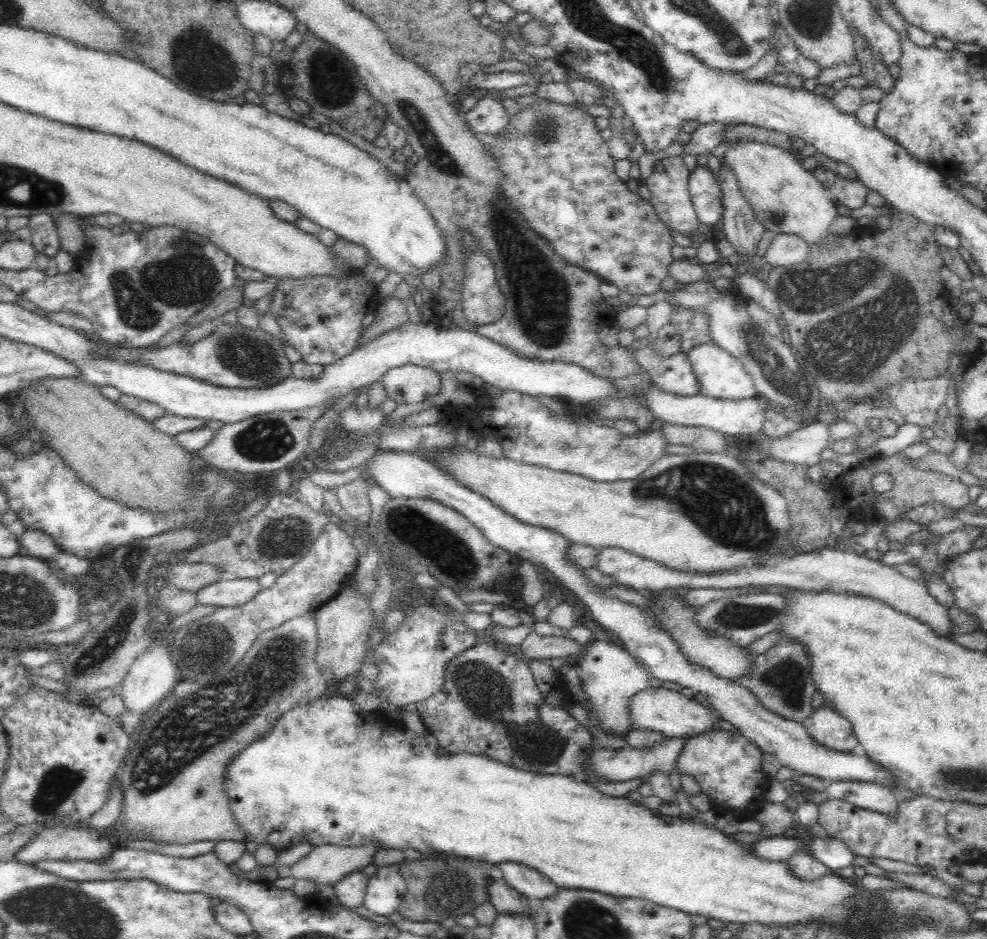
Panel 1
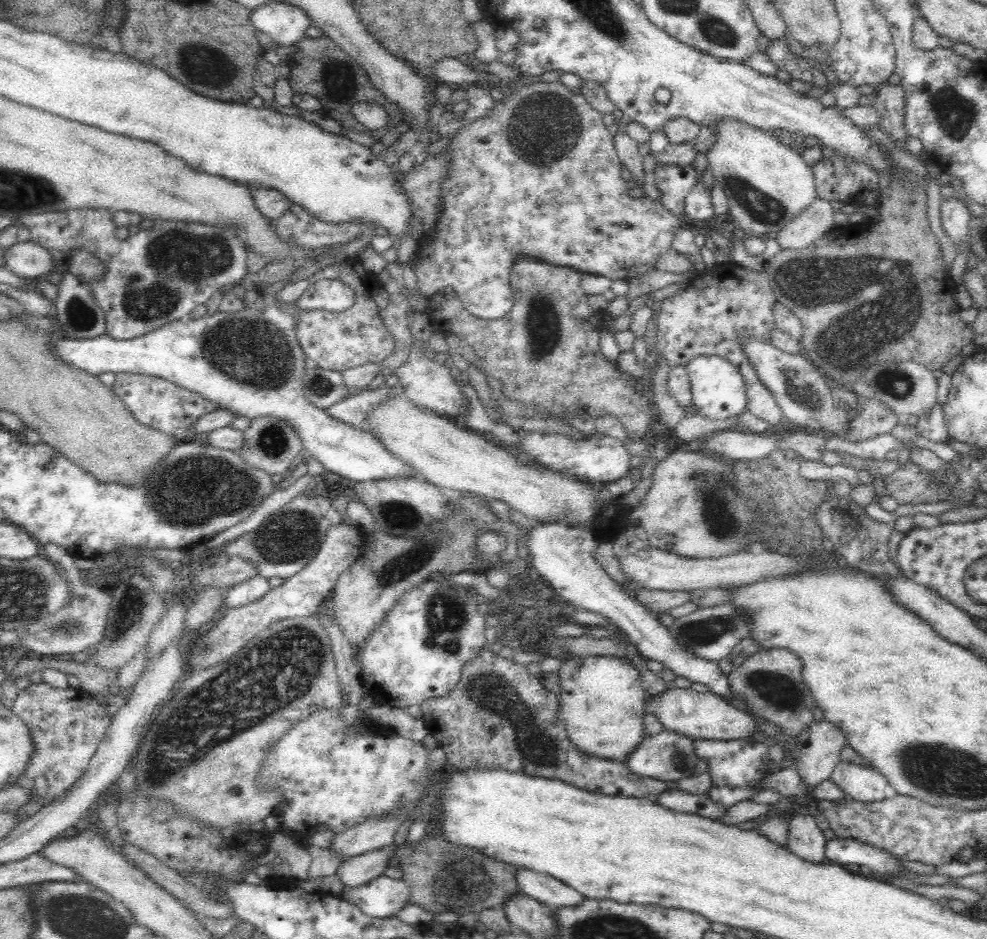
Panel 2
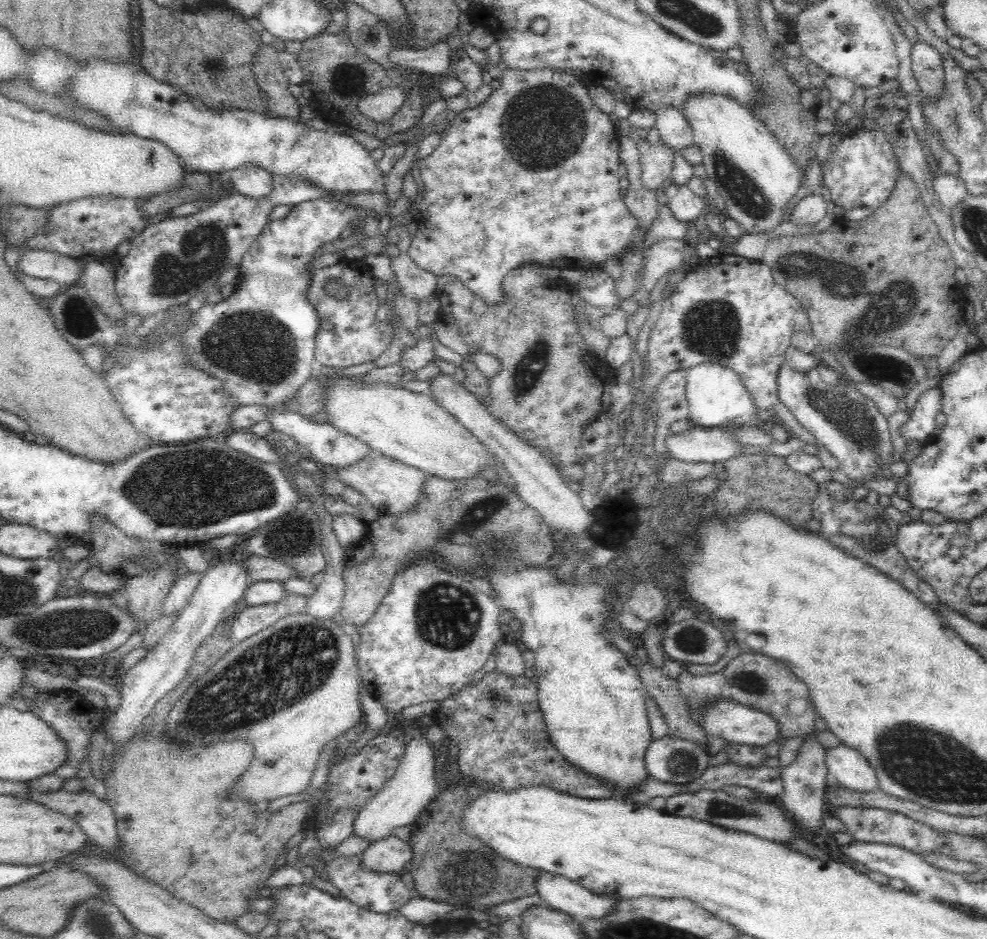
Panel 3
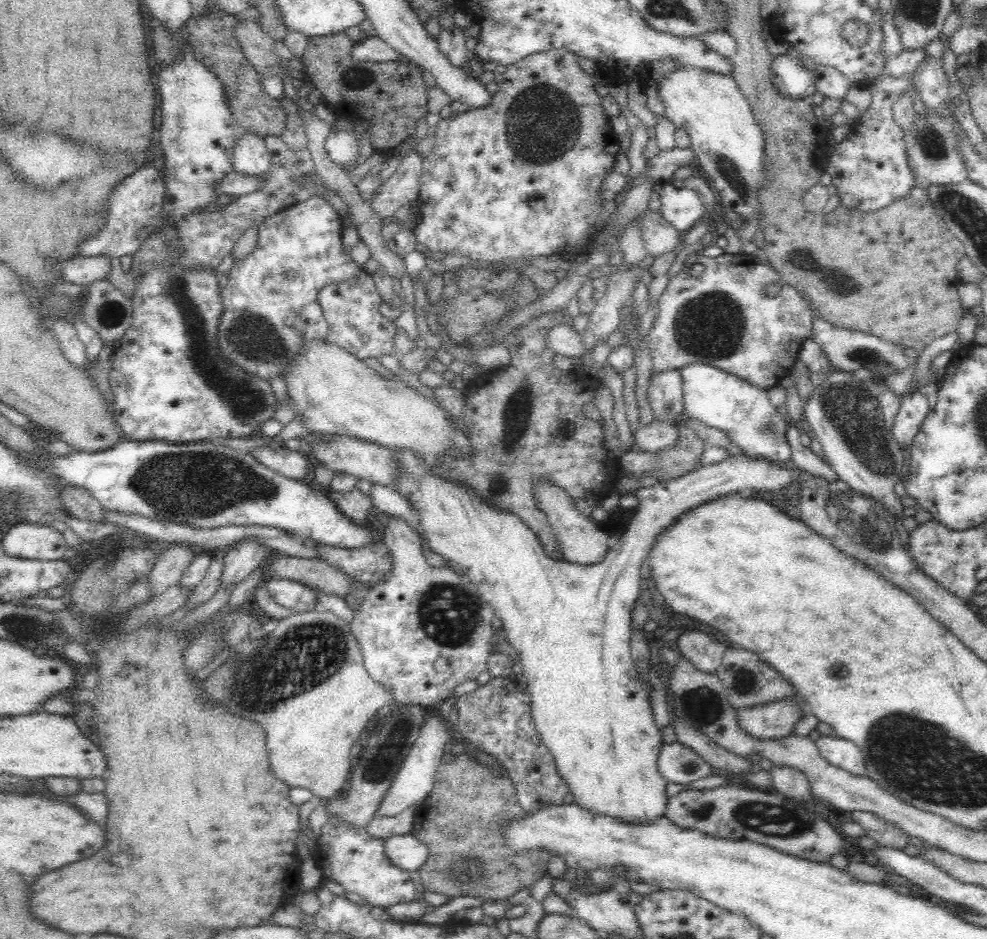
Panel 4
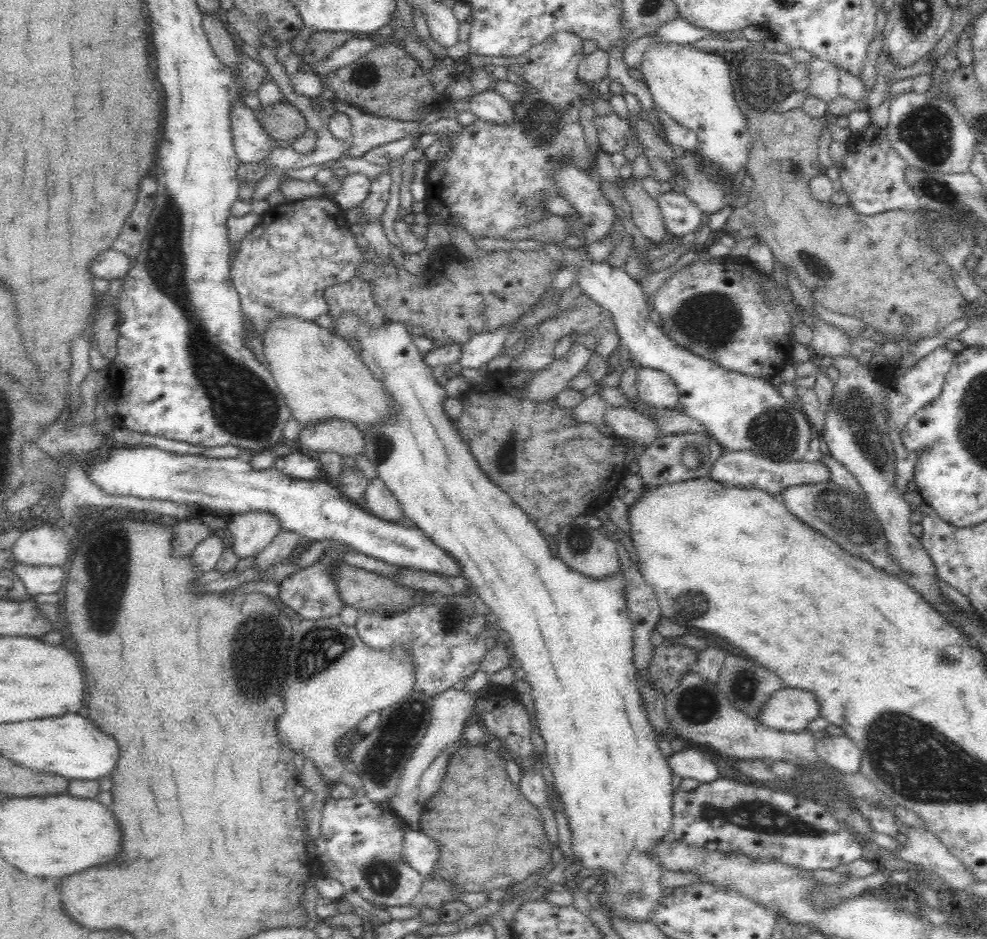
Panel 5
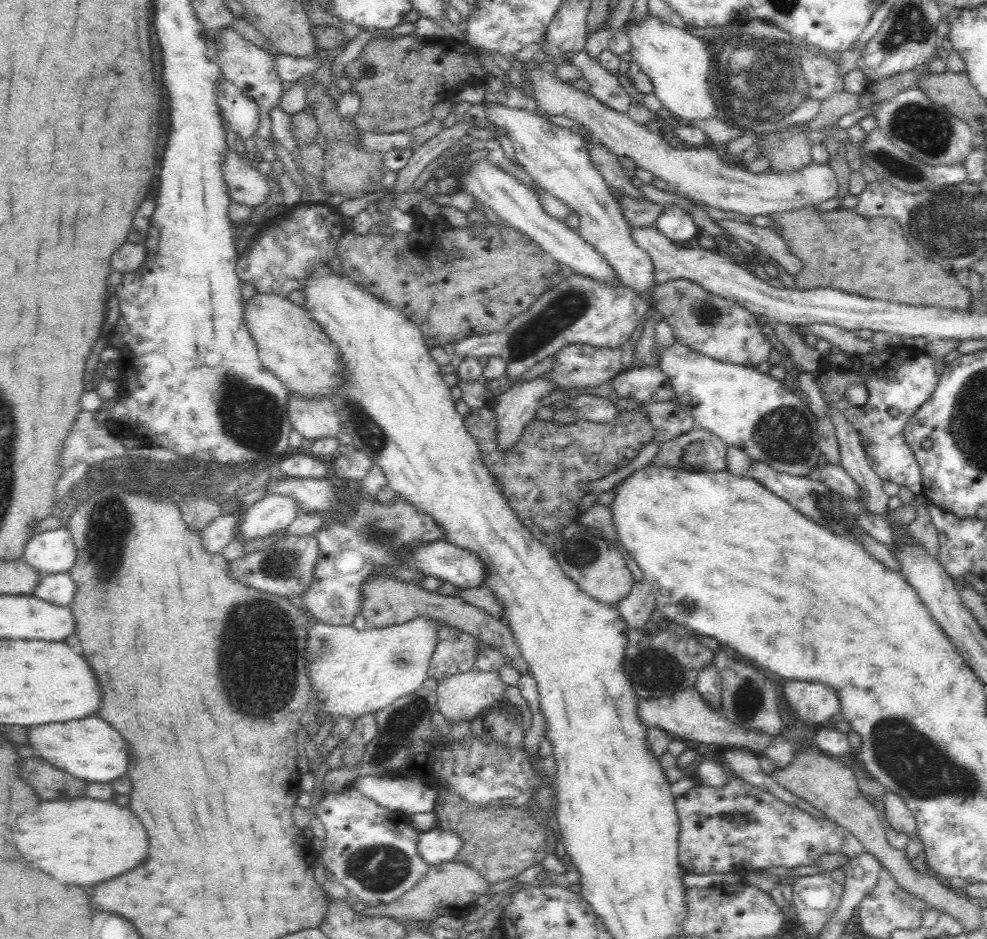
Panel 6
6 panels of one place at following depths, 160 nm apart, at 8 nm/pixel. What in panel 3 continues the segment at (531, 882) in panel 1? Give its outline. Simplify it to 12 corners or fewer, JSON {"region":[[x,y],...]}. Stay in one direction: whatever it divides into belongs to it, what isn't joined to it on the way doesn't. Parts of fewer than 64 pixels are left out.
{"region":[[540,871],[544,906],[575,918],[602,918],[617,902],[564,876]]}

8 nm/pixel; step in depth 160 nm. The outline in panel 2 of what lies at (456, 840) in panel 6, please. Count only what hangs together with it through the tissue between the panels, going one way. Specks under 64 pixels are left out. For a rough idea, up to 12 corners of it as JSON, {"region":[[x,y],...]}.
{"region":[[394,844],[345,860],[335,872],[343,889],[382,875]]}

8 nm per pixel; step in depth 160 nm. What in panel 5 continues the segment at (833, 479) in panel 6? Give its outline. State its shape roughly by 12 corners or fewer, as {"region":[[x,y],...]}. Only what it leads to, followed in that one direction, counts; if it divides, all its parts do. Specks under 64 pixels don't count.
{"region":[[726,450],[702,479],[760,489],[779,499],[789,486],[830,481],[810,457],[778,462]]}

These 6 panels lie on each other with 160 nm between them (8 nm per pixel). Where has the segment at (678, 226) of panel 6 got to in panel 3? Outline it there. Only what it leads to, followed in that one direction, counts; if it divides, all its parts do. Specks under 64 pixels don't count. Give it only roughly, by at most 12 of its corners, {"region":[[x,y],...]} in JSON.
{"region":[[687,185],[666,188],[667,206],[680,222],[694,223],[711,202]]}

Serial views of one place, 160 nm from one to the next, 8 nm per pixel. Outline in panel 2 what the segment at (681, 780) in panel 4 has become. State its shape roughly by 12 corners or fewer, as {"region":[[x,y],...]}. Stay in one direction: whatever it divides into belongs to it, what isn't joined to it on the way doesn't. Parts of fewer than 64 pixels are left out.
{"region":[[684,734],[643,738],[625,766],[661,781],[691,776],[700,762]]}

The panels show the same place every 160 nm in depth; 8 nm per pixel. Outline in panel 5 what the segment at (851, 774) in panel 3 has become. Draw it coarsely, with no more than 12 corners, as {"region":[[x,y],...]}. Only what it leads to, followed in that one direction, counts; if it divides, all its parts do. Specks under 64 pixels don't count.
{"region":[[846,736],[815,742],[828,766],[842,773],[861,768],[861,750]]}

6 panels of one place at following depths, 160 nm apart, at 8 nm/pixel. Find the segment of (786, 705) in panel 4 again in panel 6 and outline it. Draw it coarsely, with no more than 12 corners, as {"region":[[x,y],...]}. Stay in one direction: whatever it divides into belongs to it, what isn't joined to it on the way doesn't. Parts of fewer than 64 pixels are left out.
{"region":[[789,679],[785,702],[805,724],[840,713],[834,689]]}

